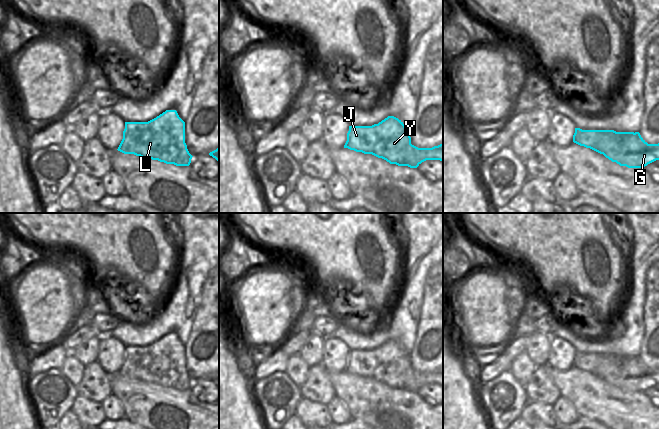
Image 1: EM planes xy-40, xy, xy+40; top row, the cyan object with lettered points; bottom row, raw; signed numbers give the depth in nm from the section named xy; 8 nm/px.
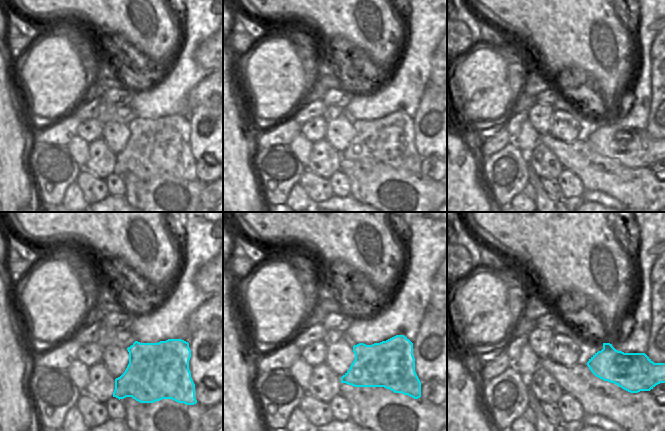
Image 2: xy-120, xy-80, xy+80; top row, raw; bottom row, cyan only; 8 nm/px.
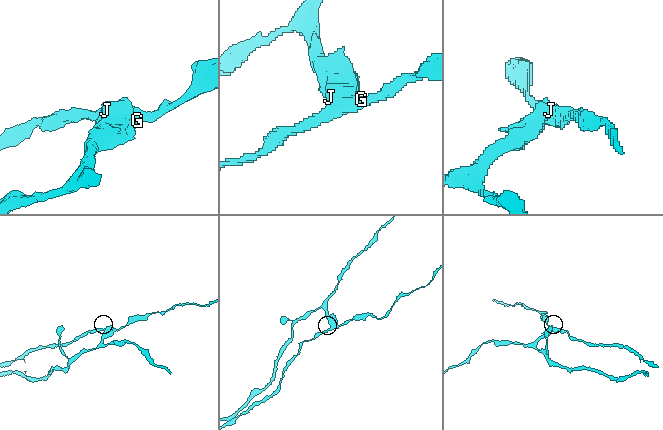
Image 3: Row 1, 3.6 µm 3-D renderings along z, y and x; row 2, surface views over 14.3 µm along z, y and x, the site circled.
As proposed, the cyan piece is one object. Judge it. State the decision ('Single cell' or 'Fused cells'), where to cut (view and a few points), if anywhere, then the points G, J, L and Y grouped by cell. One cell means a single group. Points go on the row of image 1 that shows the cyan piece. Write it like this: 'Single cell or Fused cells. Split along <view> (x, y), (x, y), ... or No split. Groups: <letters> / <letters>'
Fused cells. Split along xy+40 (633, 132), (617, 137), (614, 148), (602, 153). Groups: G / J L Y.

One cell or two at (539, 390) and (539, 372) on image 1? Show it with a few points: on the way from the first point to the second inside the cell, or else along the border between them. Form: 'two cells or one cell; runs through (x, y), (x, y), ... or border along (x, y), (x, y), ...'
one cell; runs through (539, 386), (539, 376)

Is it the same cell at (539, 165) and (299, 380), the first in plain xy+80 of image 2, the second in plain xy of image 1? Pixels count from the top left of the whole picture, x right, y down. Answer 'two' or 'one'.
two

